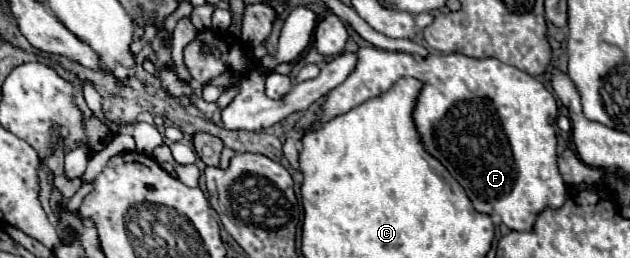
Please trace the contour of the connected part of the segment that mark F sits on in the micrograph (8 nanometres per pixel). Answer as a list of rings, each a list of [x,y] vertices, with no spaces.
[[[373,45],[359,47],[357,53],[357,69],[337,89],[325,95],[319,113],[319,123],[327,123],[329,119],[347,113],[363,101],[389,91],[391,85],[401,77],[419,79],[423,83],[423,89],[419,91],[415,101],[413,123],[421,145],[429,155],[443,163],[451,177],[465,189],[471,205],[479,213],[497,213],[511,231],[531,231],[537,215],[541,215],[545,209],[563,207],[569,191],[557,169],[557,103],[553,95],[535,77],[497,59],[471,59],[459,53],[429,55],[421,61],[415,61],[409,53],[383,51]]]

